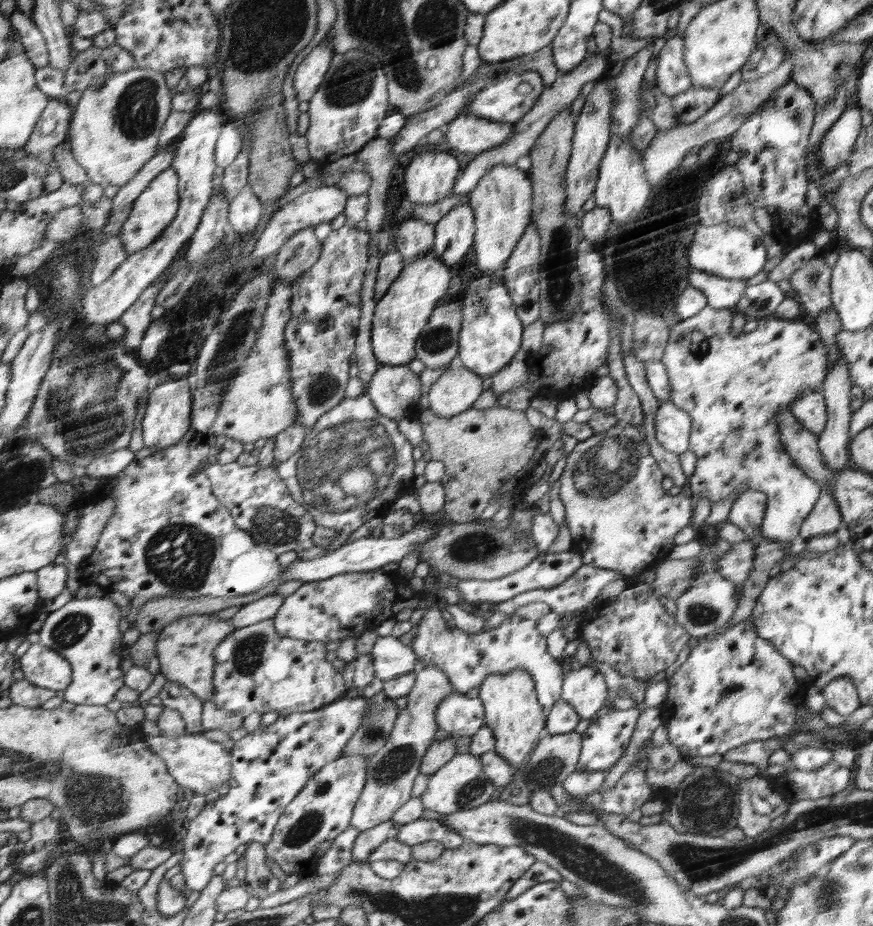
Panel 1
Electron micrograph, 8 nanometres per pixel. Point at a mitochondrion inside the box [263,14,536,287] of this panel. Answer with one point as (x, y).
(352, 83)

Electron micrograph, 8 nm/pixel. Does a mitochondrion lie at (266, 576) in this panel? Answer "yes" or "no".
no

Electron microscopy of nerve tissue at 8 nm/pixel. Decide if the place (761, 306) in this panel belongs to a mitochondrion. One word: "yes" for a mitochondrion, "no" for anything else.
no

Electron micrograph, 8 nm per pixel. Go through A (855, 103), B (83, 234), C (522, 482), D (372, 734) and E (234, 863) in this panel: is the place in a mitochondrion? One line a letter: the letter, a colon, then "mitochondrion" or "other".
A: other
B: other
C: other
D: mitochondrion
E: other

